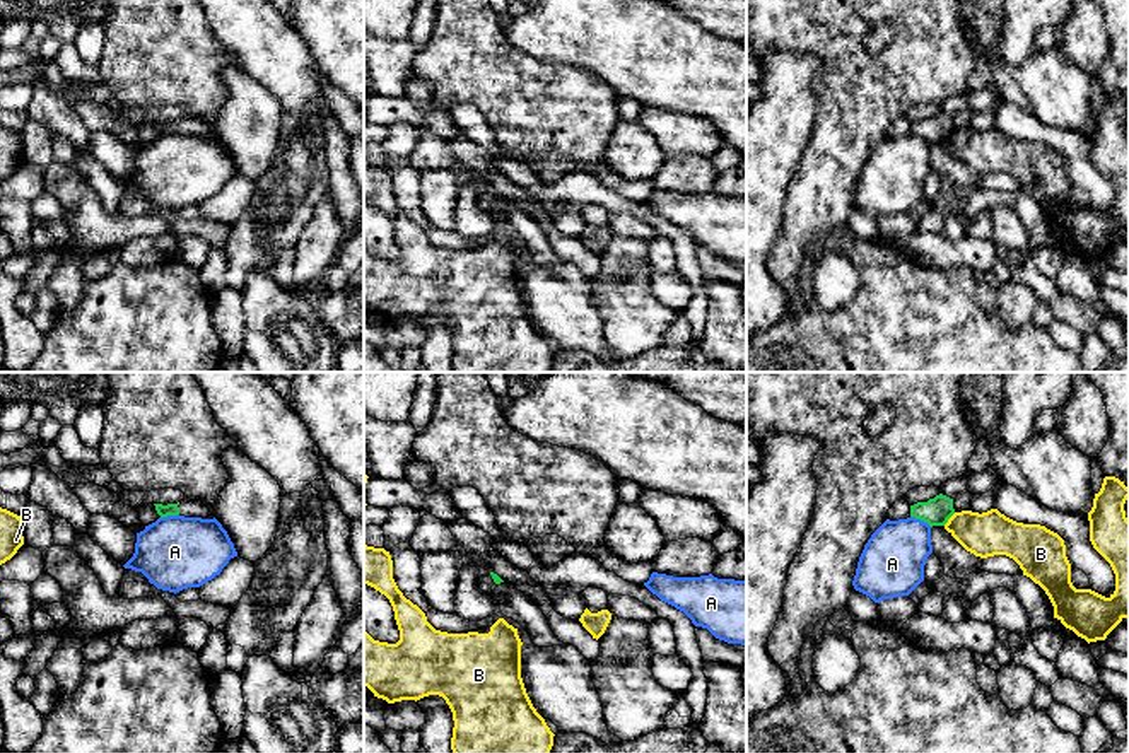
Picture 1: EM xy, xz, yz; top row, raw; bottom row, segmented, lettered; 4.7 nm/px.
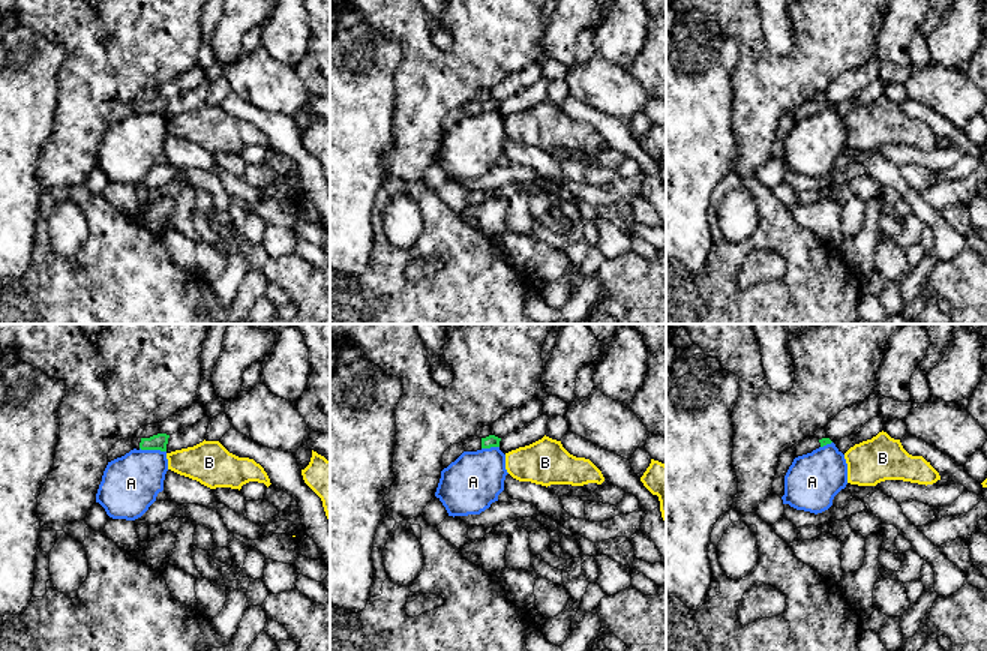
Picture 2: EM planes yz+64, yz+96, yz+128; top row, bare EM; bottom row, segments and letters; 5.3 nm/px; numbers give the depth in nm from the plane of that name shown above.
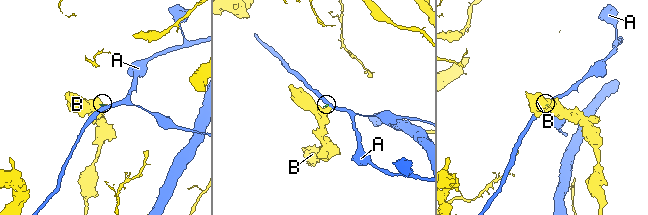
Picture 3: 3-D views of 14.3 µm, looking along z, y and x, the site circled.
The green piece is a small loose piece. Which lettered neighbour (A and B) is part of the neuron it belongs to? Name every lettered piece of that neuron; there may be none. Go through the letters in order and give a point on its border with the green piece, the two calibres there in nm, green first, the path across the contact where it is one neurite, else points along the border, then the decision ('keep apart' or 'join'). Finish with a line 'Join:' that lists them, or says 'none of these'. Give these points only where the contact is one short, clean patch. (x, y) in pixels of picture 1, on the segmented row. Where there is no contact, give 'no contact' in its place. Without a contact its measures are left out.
A: meets green in yz at (921, 519); 130 nm thick on the green side, 300 nm on the other; border along yz (911, 514), (931, 526); keep apart
B: meets green in yz at (948, 518); 130 nm thick on the green side, 220 nm on the other; border along yz (955, 513), (943, 525); keep apart
Join: none of these

